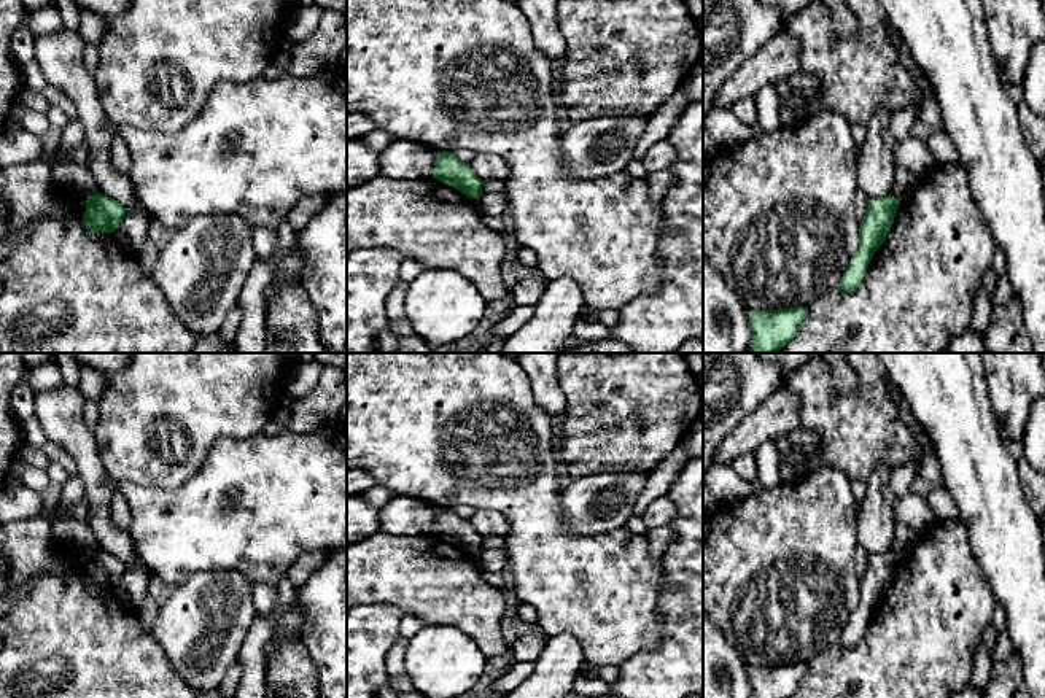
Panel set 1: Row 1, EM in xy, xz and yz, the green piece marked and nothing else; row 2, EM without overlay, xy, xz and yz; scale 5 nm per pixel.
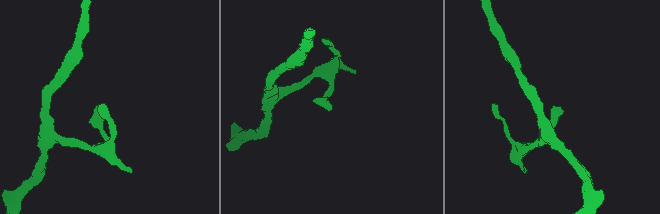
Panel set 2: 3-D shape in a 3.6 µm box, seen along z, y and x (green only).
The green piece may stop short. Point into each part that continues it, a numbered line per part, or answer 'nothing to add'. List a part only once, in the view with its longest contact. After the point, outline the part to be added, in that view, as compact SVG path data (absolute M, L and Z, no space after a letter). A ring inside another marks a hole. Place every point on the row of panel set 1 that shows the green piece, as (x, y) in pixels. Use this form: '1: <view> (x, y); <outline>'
nothing to add

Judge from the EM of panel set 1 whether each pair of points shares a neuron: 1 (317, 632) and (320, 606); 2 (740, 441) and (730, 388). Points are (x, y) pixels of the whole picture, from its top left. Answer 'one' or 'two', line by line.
1: one
2: two

